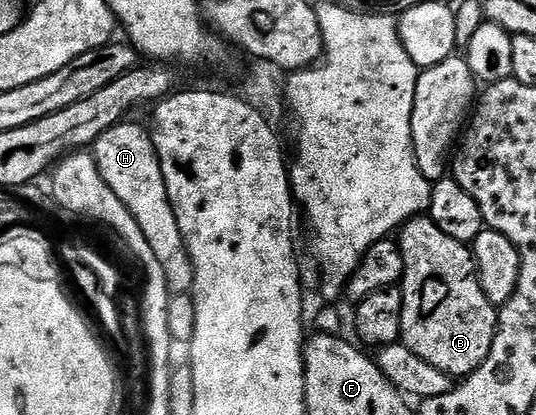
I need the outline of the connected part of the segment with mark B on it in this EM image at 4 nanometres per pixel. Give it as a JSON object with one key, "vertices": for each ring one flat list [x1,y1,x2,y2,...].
{"vertices":[[425,214,415,216,401,225,399,245,405,267,404,279,399,284,403,294,401,340,408,348,415,350,423,362,431,362,431,366,443,370,449,376,469,376,489,356,497,333,498,313,487,294,483,294,472,251,466,245,455,242,455,238,447,238,447,234,443,234,443,230,439,230,439,226,435,226,435,222]]}

